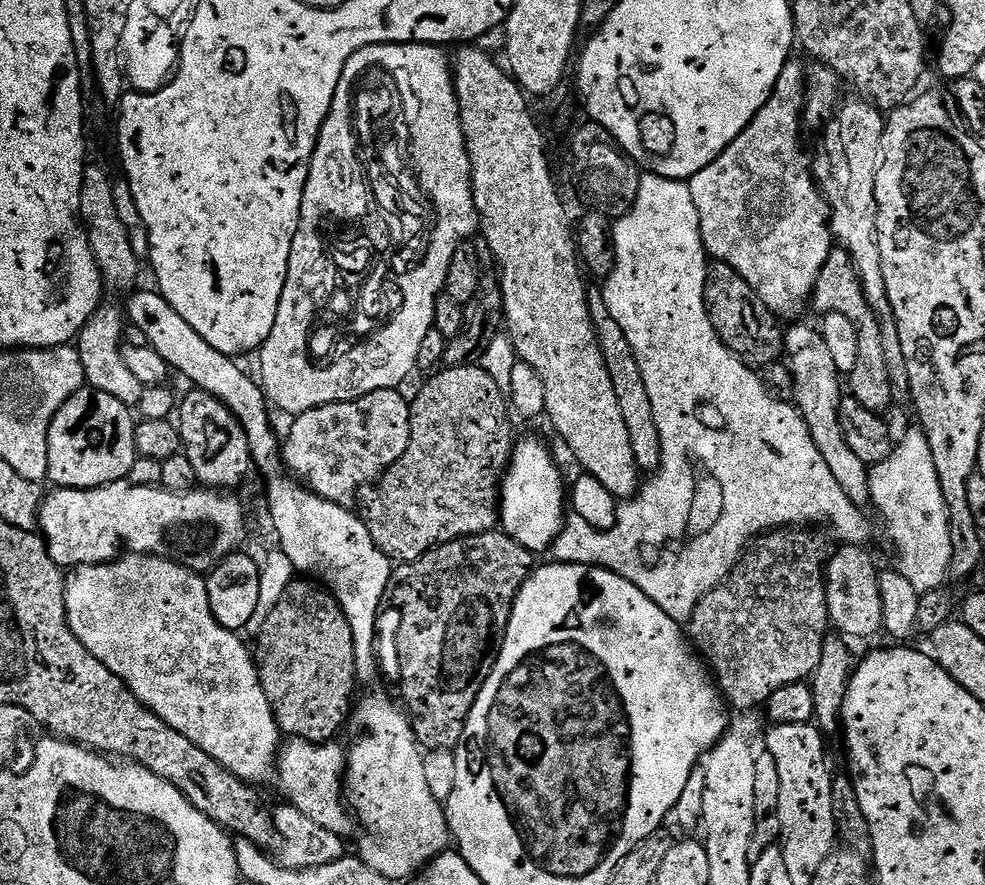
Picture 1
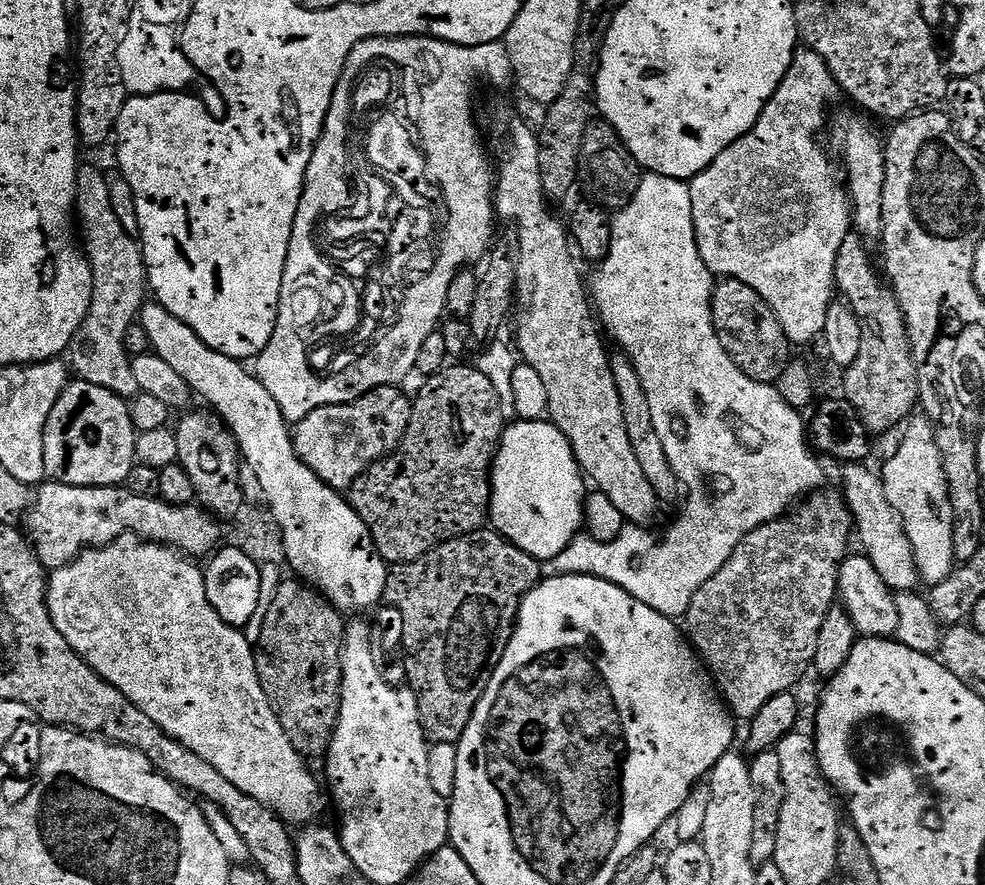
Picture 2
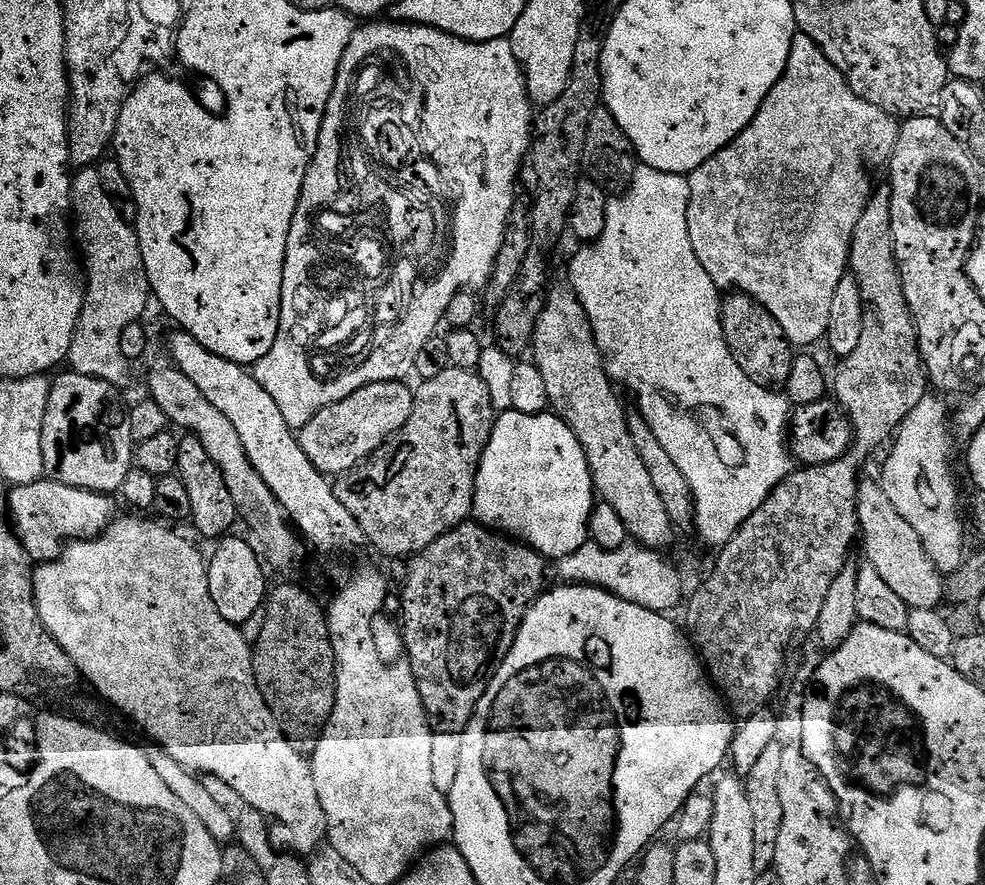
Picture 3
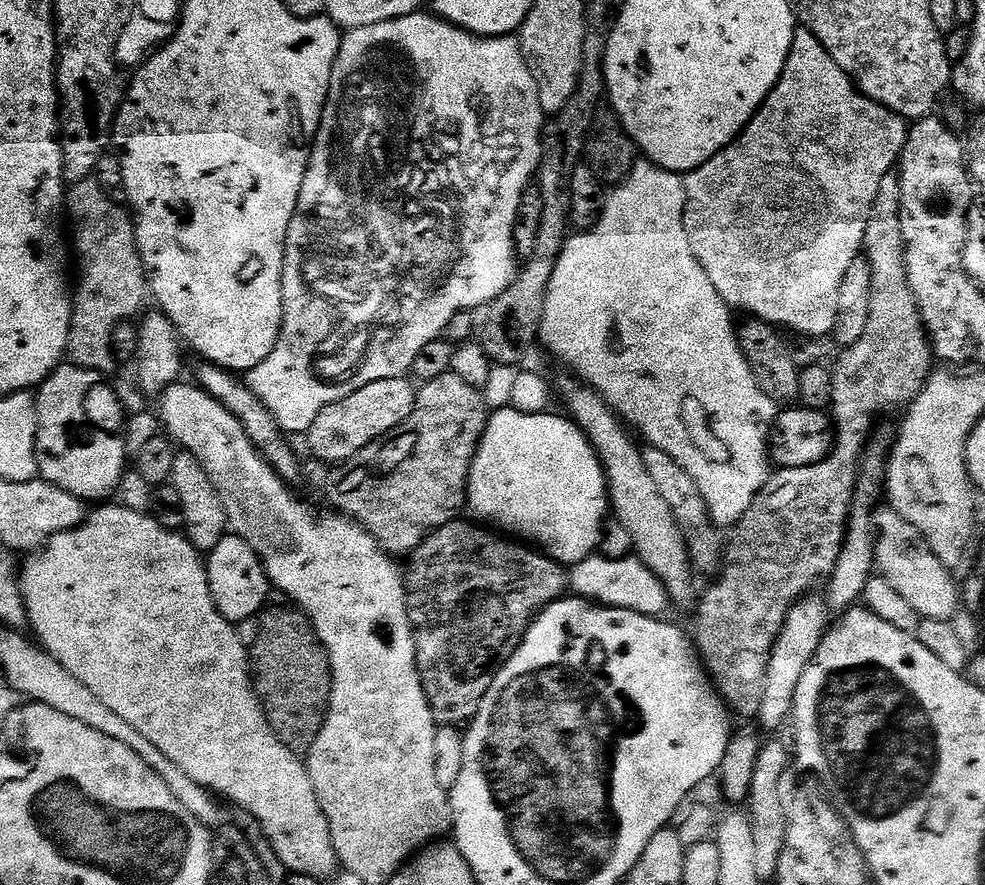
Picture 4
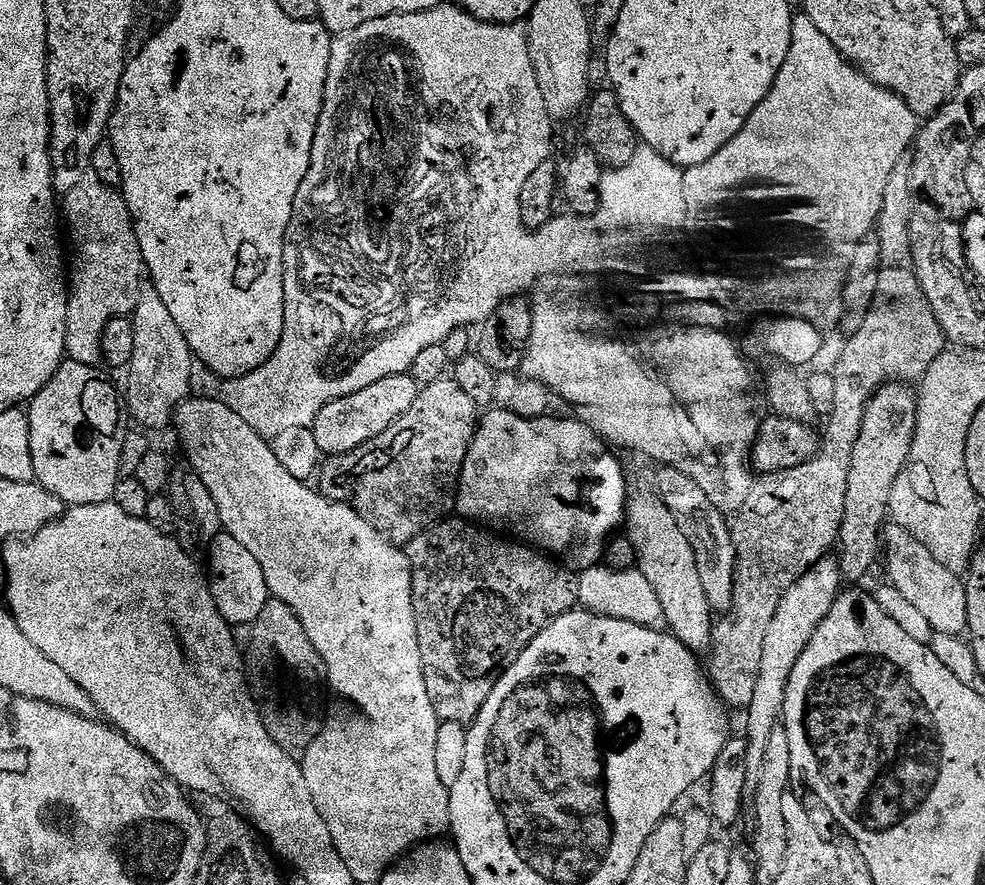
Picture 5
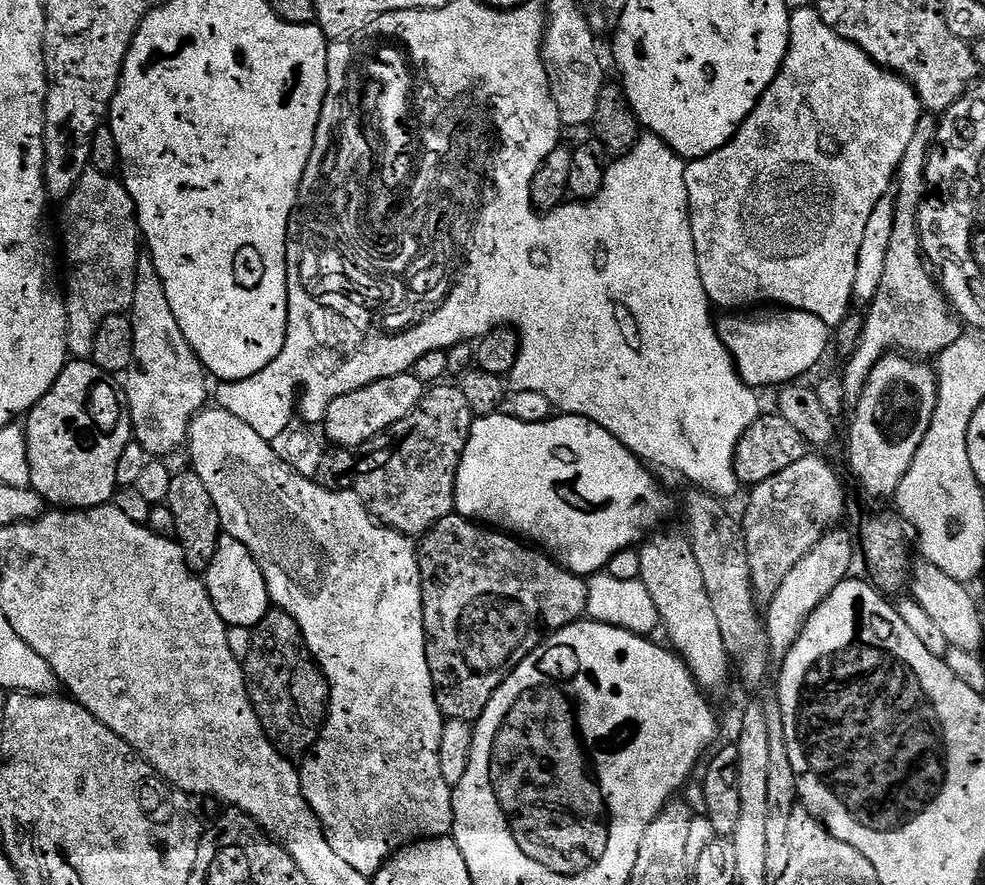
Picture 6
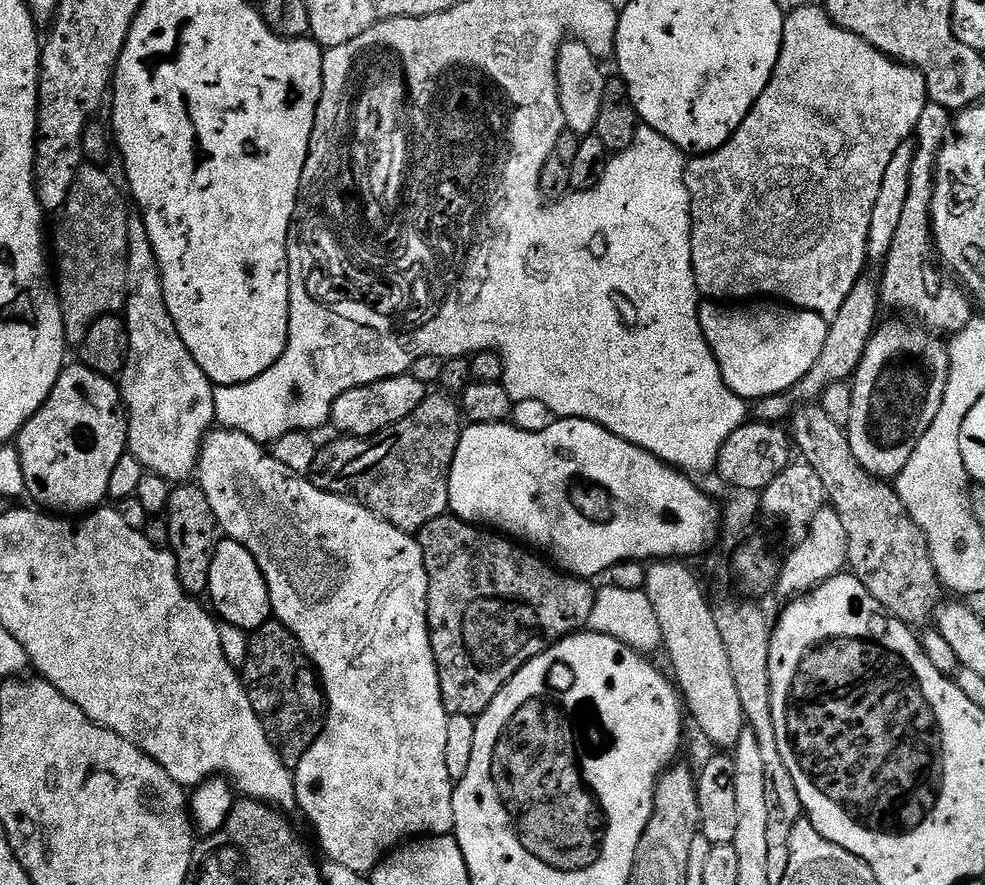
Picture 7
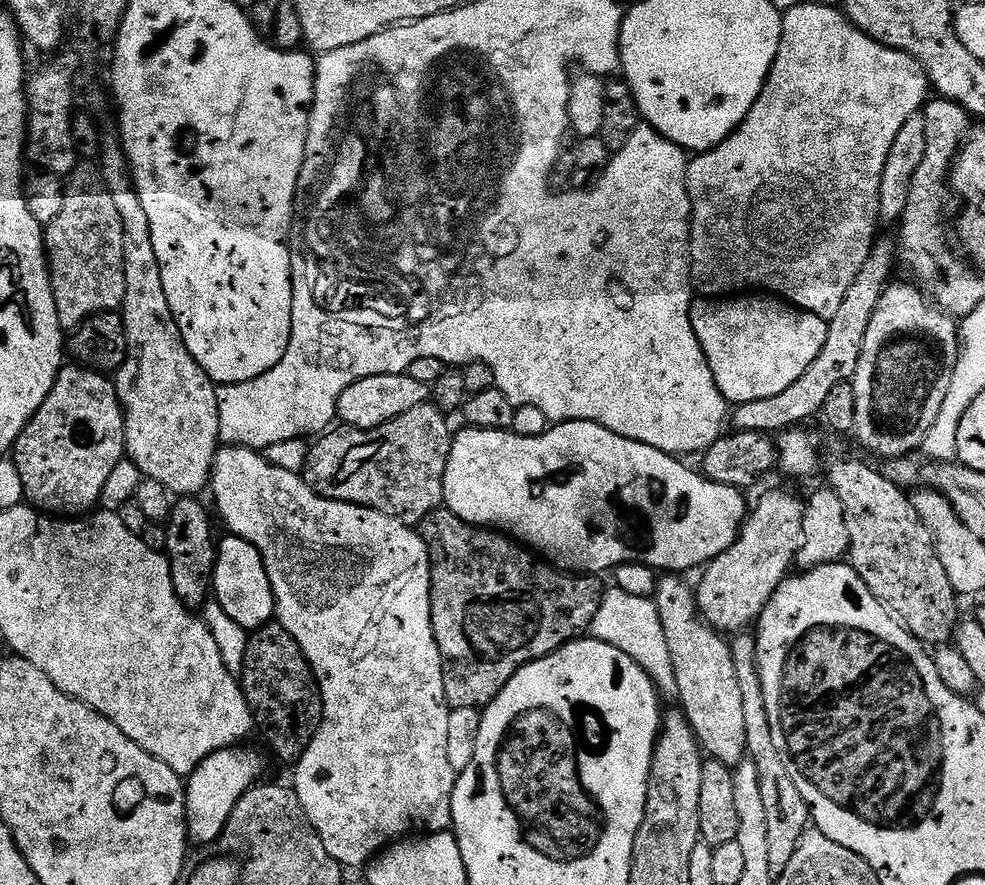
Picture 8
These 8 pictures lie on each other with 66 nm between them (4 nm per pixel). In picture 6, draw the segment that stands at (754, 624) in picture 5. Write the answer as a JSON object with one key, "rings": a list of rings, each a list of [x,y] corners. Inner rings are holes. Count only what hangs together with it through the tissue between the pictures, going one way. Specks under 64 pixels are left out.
{"rings":[[[921,115],[914,138],[910,138],[910,146],[906,146],[906,154],[902,154],[902,162],[896,170],[894,235],[890,237],[890,250],[886,253],[882,286],[878,286],[878,294],[867,305],[868,316],[863,317],[860,342],[847,357],[848,365],[842,371],[849,402],[855,402],[860,397],[864,384],[870,378],[870,370],[893,350],[912,358],[935,358],[962,338],[961,321],[944,295],[937,277],[930,271],[920,246],[919,210],[925,198],[925,168],[928,149],[936,137],[936,125],[937,121],[931,115]],[[805,454],[798,462],[794,462],[794,466],[786,466],[786,470],[782,470],[782,474],[778,474],[774,478],[770,478],[766,482],[755,485],[751,489],[752,497],[748,500],[748,509],[744,512],[744,528],[742,524],[742,539],[744,549],[748,551],[748,565],[750,566],[750,574],[752,575],[752,586],[755,595],[760,598],[770,598],[778,590],[778,586],[782,586],[782,578],[786,578],[786,574],[790,570],[794,570],[794,566],[798,566],[798,562],[802,562],[802,558],[806,558],[806,554],[814,548],[820,541],[824,533],[833,527],[832,524],[844,512],[844,484],[840,481],[840,476],[823,460],[820,454]]]}

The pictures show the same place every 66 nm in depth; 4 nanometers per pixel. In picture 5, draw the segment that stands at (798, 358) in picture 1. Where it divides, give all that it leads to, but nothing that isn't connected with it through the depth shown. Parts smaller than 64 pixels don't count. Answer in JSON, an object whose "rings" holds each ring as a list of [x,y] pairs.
{"rings":[[[895,522],[887,523],[882,530],[882,550],[891,587],[919,609],[935,633],[959,637],[968,627],[963,579],[946,570],[946,566],[942,566],[942,562],[938,562],[938,558],[934,558],[934,554],[930,554],[914,534],[910,534],[910,530]]]}

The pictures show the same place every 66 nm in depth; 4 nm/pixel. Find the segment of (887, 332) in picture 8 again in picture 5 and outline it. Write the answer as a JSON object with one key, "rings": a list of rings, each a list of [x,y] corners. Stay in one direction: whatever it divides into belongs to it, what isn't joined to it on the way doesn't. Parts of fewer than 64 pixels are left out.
{"rings":[[[889,382],[874,394],[874,398],[866,406],[866,414],[862,418],[862,430],[858,434],[858,443],[854,445],[854,458],[850,470],[850,482],[846,490],[846,510],[840,527],[838,541],[840,572],[845,581],[864,580],[868,571],[882,556],[882,529],[890,516],[892,491],[894,482],[898,482],[898,474],[910,463],[908,455],[914,442],[916,423],[918,422],[918,392],[911,383]]]}

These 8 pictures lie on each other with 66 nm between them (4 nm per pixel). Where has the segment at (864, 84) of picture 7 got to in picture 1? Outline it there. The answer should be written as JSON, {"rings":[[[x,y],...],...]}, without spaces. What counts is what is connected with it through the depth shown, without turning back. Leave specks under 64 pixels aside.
{"rings":[[[790,58],[782,74],[778,74],[778,82],[770,98],[762,110],[758,110],[750,126],[746,126],[746,130],[742,130],[742,134],[738,134],[738,138],[726,146],[724,153],[710,162],[710,166],[687,181],[698,210],[705,252],[713,261],[738,270],[738,274],[750,282],[758,298],[762,298],[769,310],[780,318],[798,315],[800,307],[809,303],[818,282],[818,274],[822,274],[822,266],[826,266],[826,258],[834,247],[825,193],[822,188],[820,192],[816,185],[817,177],[810,167],[810,160],[808,164],[800,149],[800,128],[805,107],[806,72],[800,69],[796,58]]]}

